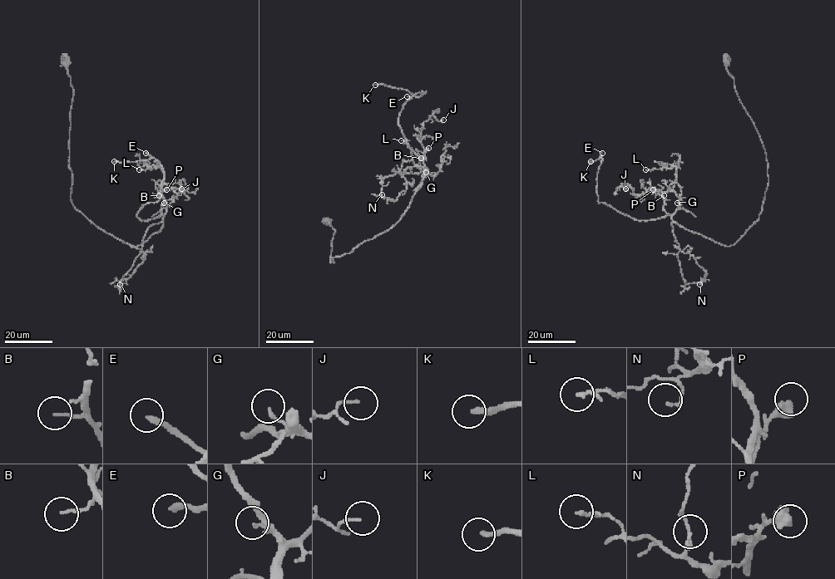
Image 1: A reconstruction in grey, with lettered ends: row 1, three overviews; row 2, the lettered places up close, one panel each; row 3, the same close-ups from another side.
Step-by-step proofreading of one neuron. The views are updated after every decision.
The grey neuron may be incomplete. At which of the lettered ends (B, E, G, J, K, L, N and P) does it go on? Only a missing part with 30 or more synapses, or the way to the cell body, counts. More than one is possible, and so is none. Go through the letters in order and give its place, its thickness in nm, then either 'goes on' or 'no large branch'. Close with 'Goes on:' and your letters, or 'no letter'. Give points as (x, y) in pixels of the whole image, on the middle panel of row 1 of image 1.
B: at (421, 158); 110 nm thick; no large branch
E: at (407, 96); 240 nm thick; goes on
G: at (426, 172); 110 nm thick; no large branch
J: at (443, 120); 100 nm thick; no large branch
K: at (375, 85); 200 nm thick; goes on
L: at (401, 140); 170 nm thick; no large branch
N: at (382, 194); 120 nm thick; no large branch
P: at (428, 148); 550 nm thick; no large branch
Goes on: E, K

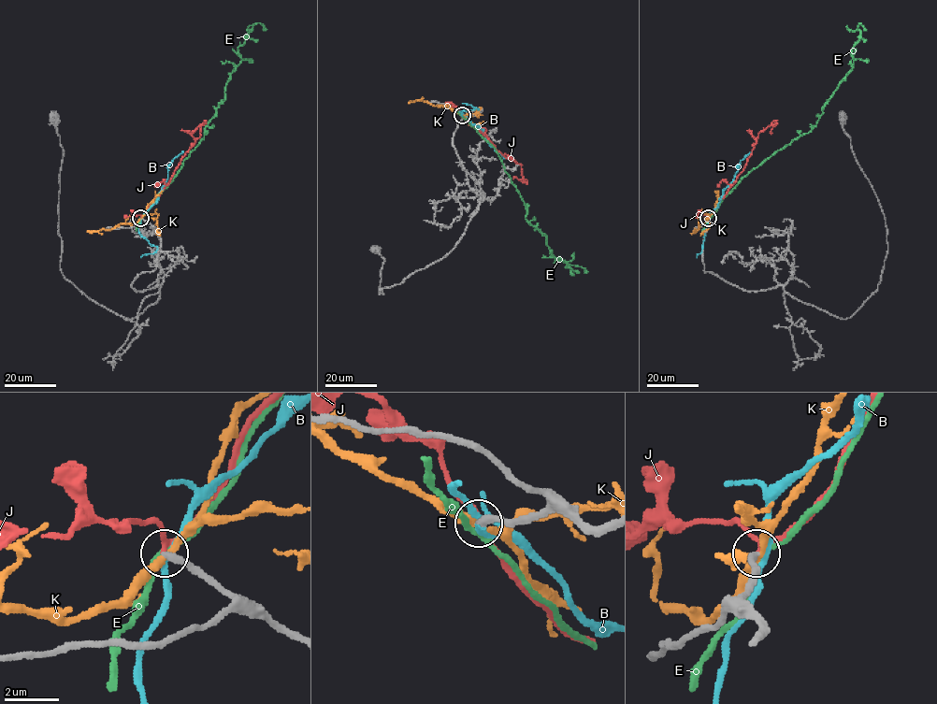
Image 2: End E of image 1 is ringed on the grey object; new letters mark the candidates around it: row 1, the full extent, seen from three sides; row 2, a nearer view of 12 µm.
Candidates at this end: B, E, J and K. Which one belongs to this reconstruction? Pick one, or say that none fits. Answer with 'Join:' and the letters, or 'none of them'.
Join: J

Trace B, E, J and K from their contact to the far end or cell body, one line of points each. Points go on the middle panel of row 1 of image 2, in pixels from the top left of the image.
B: (462, 116), (482, 129), (489, 145), (504, 158)
E: (461, 115), (496, 150), (524, 201), (526, 219), (546, 235), (551, 253), (585, 272)
J: (462, 115), (501, 153), (521, 165), (523, 179), (513, 178)
K: (462, 115), (446, 107), (421, 100), (408, 102)

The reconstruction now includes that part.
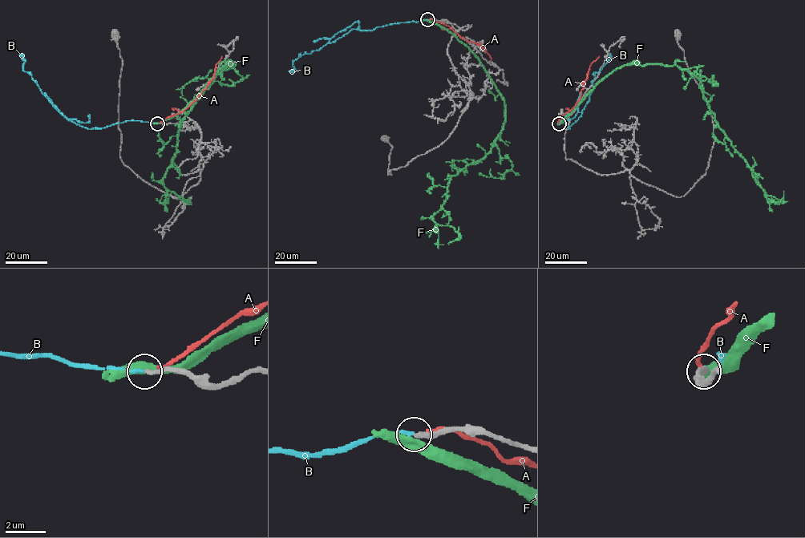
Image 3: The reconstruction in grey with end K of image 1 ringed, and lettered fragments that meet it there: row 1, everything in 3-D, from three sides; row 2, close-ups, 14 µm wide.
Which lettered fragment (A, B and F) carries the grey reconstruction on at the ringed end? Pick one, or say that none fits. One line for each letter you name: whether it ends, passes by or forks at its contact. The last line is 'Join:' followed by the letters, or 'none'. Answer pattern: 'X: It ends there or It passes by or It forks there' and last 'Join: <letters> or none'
B: It ends there
Join: B

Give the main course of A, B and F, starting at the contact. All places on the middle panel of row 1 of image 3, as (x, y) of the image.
A: (429, 19), (443, 23), (466, 40), (479, 44), (491, 60)
B: (427, 19), (386, 25), (371, 30), (354, 28), (310, 54), (300, 55), (293, 62), (294, 69), (288, 71)
F: (427, 19), (479, 58), (504, 107), (491, 149), (451, 177), (433, 217), (457, 232), (448, 244)

